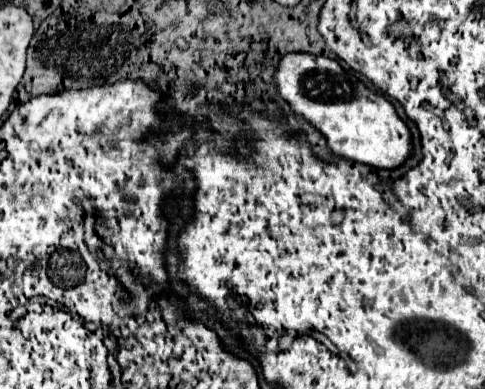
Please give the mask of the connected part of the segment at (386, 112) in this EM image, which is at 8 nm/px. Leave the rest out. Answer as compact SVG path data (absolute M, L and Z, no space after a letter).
M302 52L286 54L280 60L274 82L276 82L276 88L282 94L282 98L292 106L292 110L296 114L302 114L306 122L316 126L326 136L328 148L334 154L374 166L374 168L382 168L382 170L394 170L412 156L412 152L414 152L412 134L410 134L406 122L394 110L392 102L386 96L364 86L364 82L356 74L346 72L336 60L326 58L326 56L316 56L316 54L302 54Z

